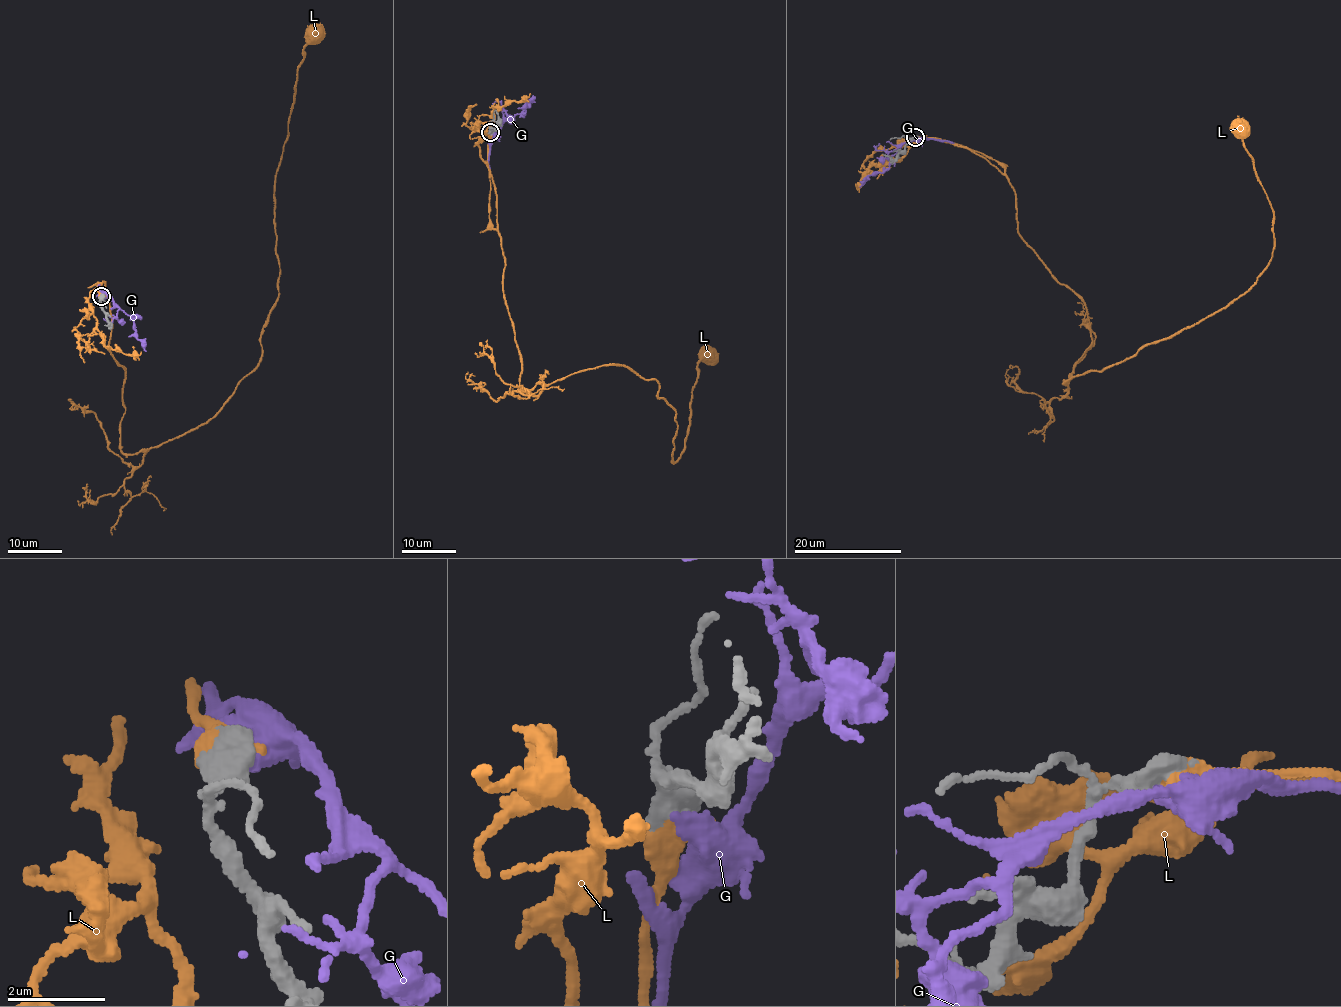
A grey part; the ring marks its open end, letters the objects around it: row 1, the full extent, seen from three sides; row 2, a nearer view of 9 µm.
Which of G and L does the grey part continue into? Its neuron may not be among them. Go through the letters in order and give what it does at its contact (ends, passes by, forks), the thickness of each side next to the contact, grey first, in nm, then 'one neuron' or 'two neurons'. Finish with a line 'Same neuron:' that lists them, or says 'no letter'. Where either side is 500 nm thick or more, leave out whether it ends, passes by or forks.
G: calibres 700 and 420 nm; two neurons
L: calibres 650 and 600 nm; one neuron
Same neuron: L

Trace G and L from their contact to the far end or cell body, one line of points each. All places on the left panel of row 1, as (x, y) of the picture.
G: (101, 298), (109, 295), (131, 317), (136, 334), (145, 351)
L: (101, 297), (105, 281), (124, 454), (216, 416), (261, 361), (278, 297), (276, 173), (316, 34)

